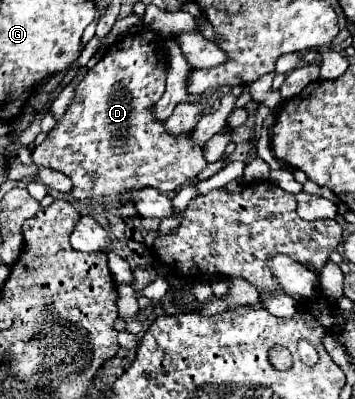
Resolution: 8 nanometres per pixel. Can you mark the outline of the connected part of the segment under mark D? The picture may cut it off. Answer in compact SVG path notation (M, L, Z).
M152 34L150 44L133 42L128 35L115 46L108 48L98 64L94 64L84 80L76 86L74 98L62 116L62 120L48 132L46 140L38 148L38 156L32 156L36 166L50 166L66 174L72 182L72 196L78 200L98 200L98 202L118 202L120 194L136 188L156 188L160 192L170 192L176 186L196 178L198 172L206 168L202 148L194 142L192 134L172 136L166 132L164 124L154 116L154 104L164 94L164 50L156 46L156 36Z

